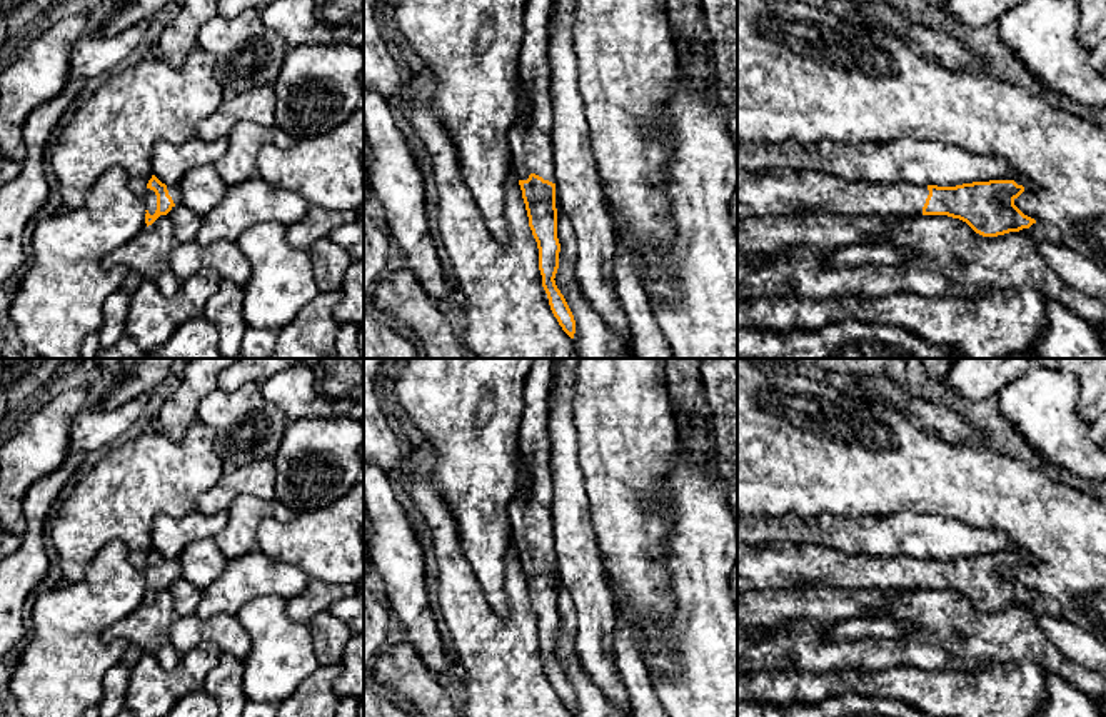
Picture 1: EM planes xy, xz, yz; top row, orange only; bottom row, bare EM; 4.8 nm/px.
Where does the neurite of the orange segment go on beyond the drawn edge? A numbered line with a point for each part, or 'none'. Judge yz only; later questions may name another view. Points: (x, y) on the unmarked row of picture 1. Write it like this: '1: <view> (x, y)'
1: yz (779, 566)

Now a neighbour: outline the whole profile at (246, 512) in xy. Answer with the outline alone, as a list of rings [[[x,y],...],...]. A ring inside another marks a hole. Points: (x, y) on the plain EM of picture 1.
[[[247,494],[237,497],[227,510],[227,525],[214,537],[224,557],[232,560],[254,550],[259,525],[270,514],[272,502]]]

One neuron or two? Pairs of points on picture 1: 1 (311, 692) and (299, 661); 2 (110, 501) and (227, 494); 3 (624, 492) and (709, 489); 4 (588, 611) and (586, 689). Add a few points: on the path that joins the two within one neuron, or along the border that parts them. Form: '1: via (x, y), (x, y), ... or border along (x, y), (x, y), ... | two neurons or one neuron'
1: border along (321, 666), (286, 699) | two neurons
2: border along (224, 472), (197, 497), (194, 509) | two neurons
3: border along (674, 452), (658, 504), (669, 529) | two neurons
4: border along (576, 634), (576, 654), (581, 667), (609, 699) | two neurons

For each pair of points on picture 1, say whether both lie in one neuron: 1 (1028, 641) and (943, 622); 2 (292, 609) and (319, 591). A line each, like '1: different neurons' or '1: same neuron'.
1: same neuron
2: same neuron

